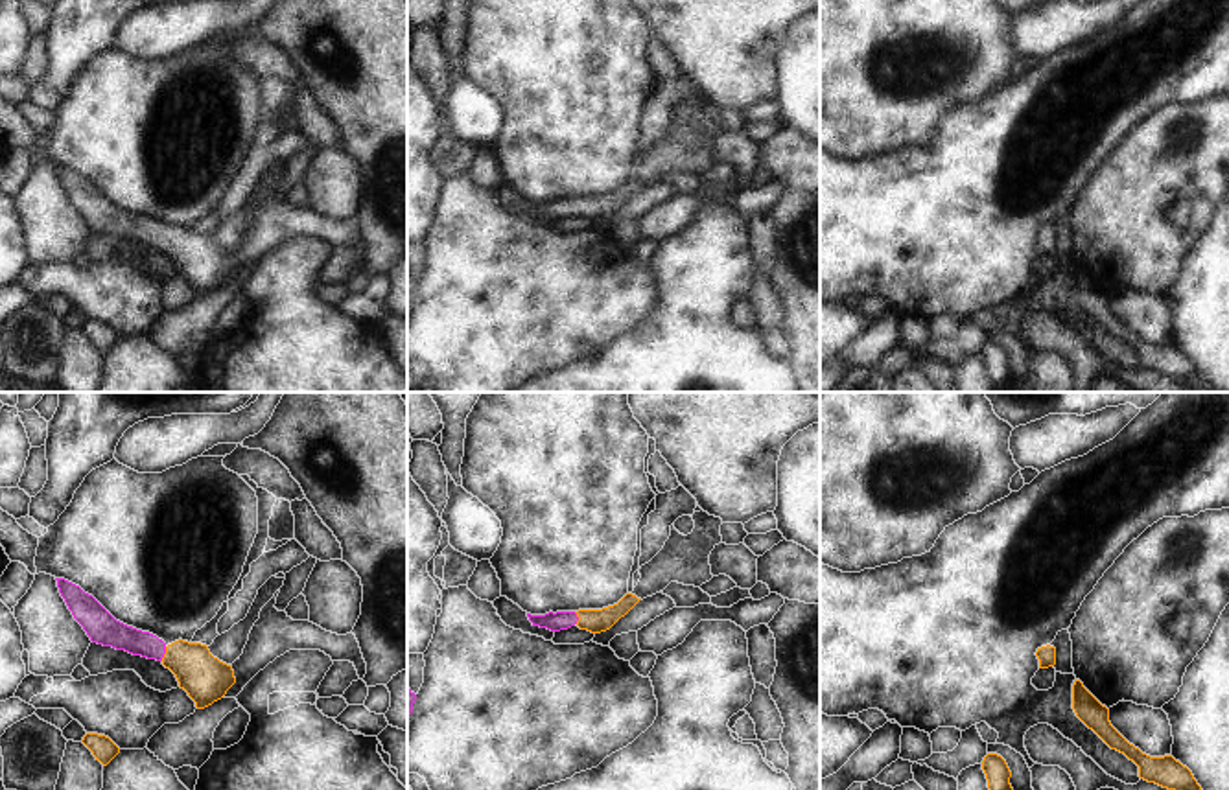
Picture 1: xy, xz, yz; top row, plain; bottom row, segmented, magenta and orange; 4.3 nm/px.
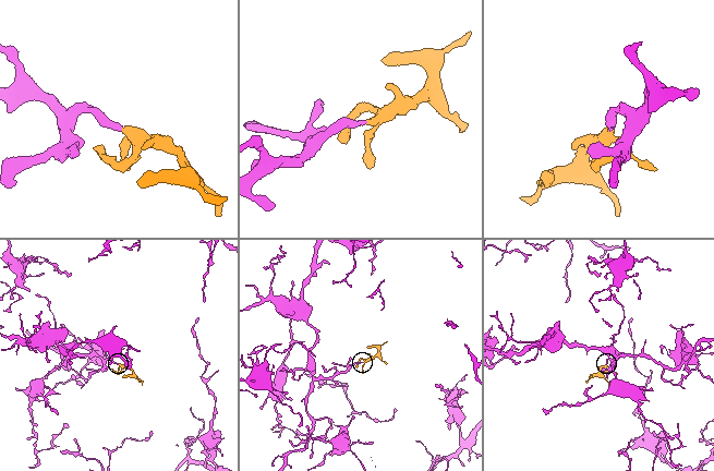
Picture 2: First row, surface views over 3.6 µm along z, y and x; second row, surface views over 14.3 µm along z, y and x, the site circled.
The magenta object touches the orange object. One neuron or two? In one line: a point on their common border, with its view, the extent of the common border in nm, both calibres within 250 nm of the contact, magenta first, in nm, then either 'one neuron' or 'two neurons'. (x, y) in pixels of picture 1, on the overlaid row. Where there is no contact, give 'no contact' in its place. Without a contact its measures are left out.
xy (164, 652) | 70 nm | 120/200 nm | one neuron

